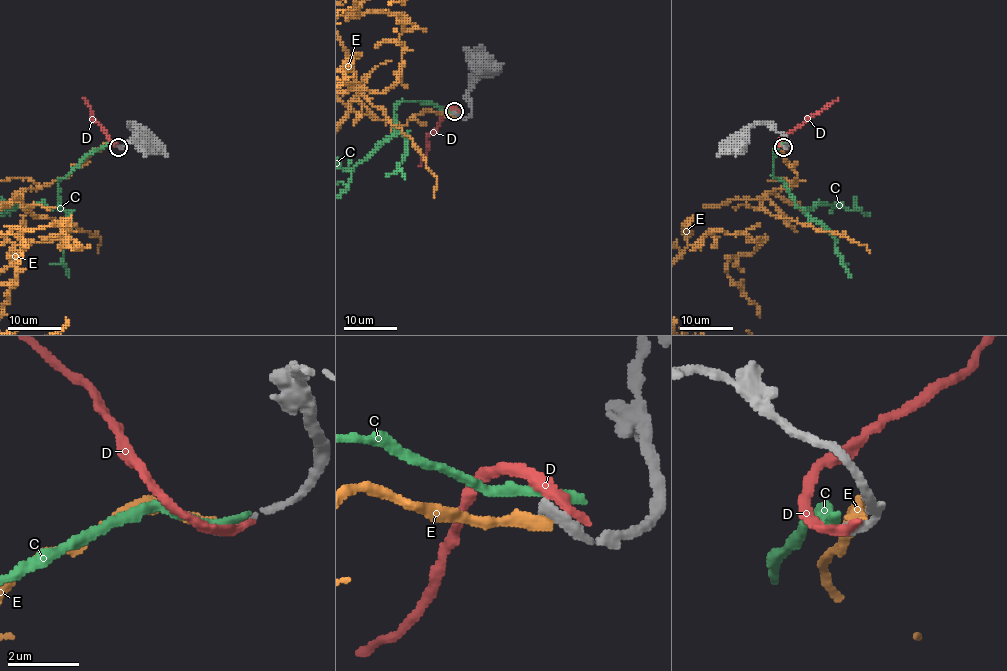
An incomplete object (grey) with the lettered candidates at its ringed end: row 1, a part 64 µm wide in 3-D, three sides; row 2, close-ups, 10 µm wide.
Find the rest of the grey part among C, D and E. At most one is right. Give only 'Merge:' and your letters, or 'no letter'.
Merge: no letter

